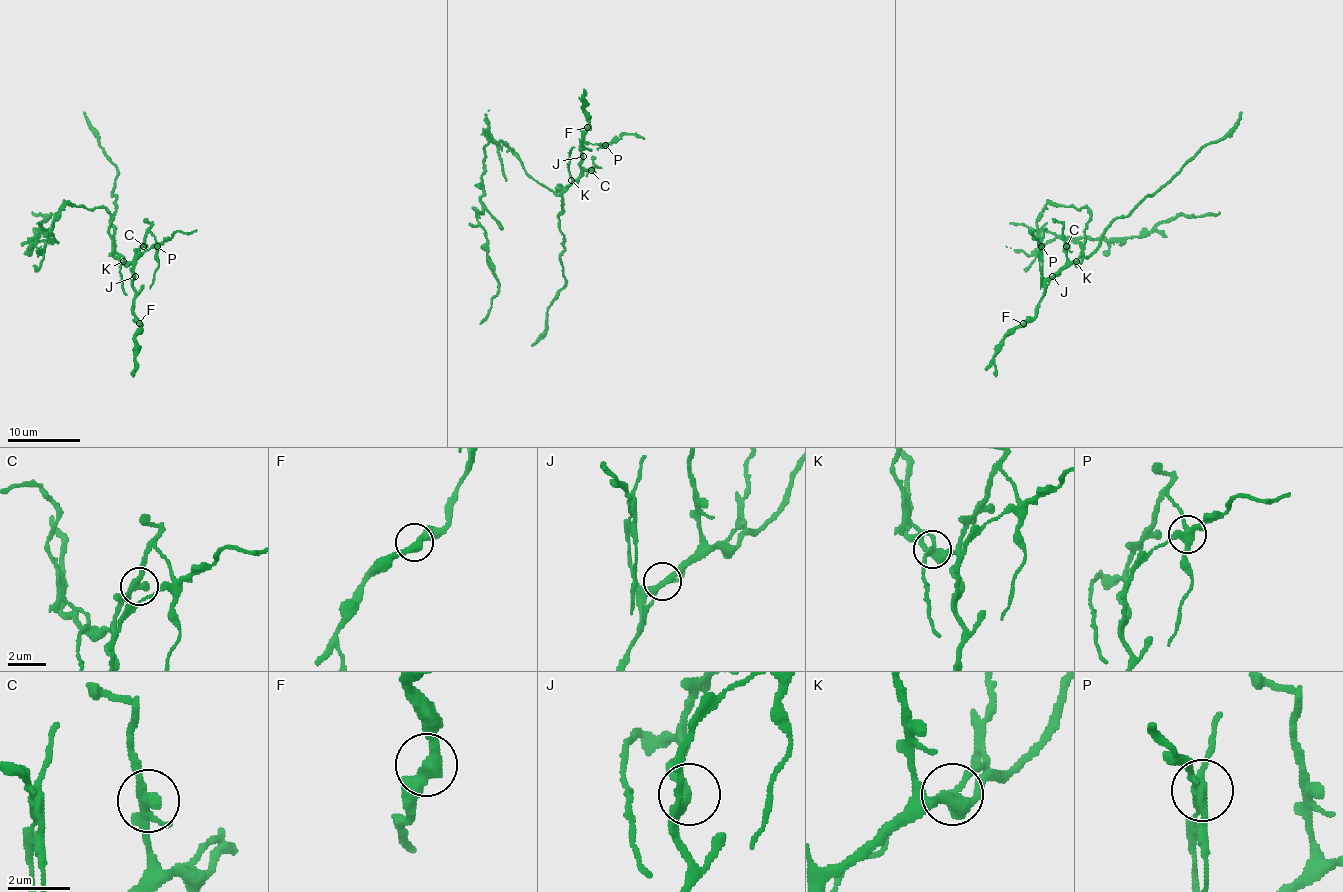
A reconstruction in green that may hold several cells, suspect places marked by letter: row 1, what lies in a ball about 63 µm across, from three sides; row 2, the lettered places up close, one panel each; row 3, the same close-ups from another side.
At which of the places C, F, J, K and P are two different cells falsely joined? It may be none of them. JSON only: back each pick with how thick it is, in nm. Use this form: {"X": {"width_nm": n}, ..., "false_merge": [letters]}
{"K": {"width_nm": 340}, "P": {"width_nm": 300}, "false_merge": ["K", "P"]}

